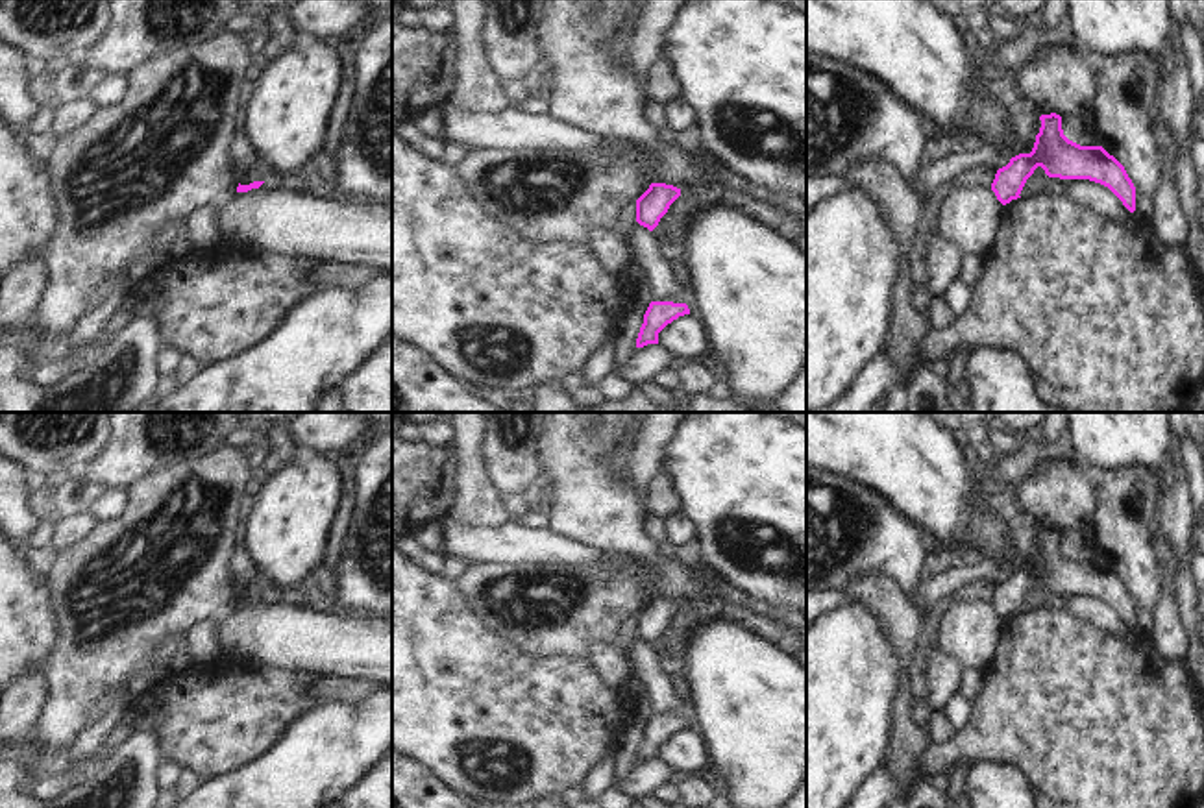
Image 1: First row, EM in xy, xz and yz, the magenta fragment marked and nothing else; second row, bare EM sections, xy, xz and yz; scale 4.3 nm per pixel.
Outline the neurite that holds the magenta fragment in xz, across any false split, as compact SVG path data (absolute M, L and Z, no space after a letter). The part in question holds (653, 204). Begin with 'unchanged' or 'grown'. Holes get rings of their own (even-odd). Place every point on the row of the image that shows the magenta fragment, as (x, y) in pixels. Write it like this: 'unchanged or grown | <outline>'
unchanged | M651 183L636 200L636 222L653 231L679 196L681 189L673 185Z

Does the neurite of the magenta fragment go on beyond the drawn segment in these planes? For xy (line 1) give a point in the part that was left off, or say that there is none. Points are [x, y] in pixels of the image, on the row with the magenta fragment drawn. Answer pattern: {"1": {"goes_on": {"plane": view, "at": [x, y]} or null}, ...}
{"1": {"goes_on": null}}

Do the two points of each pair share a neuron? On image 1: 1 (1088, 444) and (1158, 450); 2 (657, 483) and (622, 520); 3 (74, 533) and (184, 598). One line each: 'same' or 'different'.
1: same
2: different
3: different

